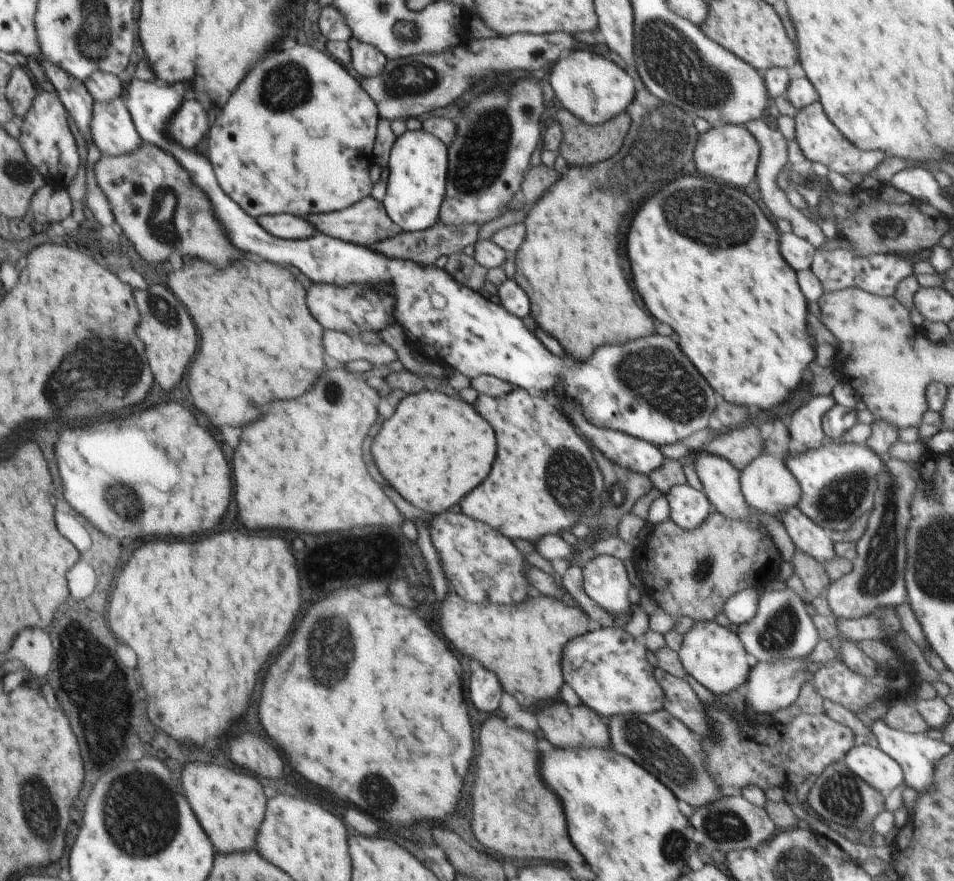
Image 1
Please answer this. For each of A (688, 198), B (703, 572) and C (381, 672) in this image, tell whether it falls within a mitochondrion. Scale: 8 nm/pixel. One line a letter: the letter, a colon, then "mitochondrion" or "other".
A: mitochondrion
B: mitochondrion
C: other

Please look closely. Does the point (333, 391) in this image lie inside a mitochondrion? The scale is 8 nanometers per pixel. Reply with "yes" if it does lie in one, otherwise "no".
yes

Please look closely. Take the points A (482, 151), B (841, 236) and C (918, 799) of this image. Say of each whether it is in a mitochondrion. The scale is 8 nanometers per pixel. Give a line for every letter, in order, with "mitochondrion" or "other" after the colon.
A: mitochondrion
B: other
C: other

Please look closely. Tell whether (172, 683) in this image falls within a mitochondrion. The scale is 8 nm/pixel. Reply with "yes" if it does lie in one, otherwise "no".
no

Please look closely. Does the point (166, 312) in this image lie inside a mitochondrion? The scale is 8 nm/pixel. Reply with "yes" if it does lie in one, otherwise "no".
yes

